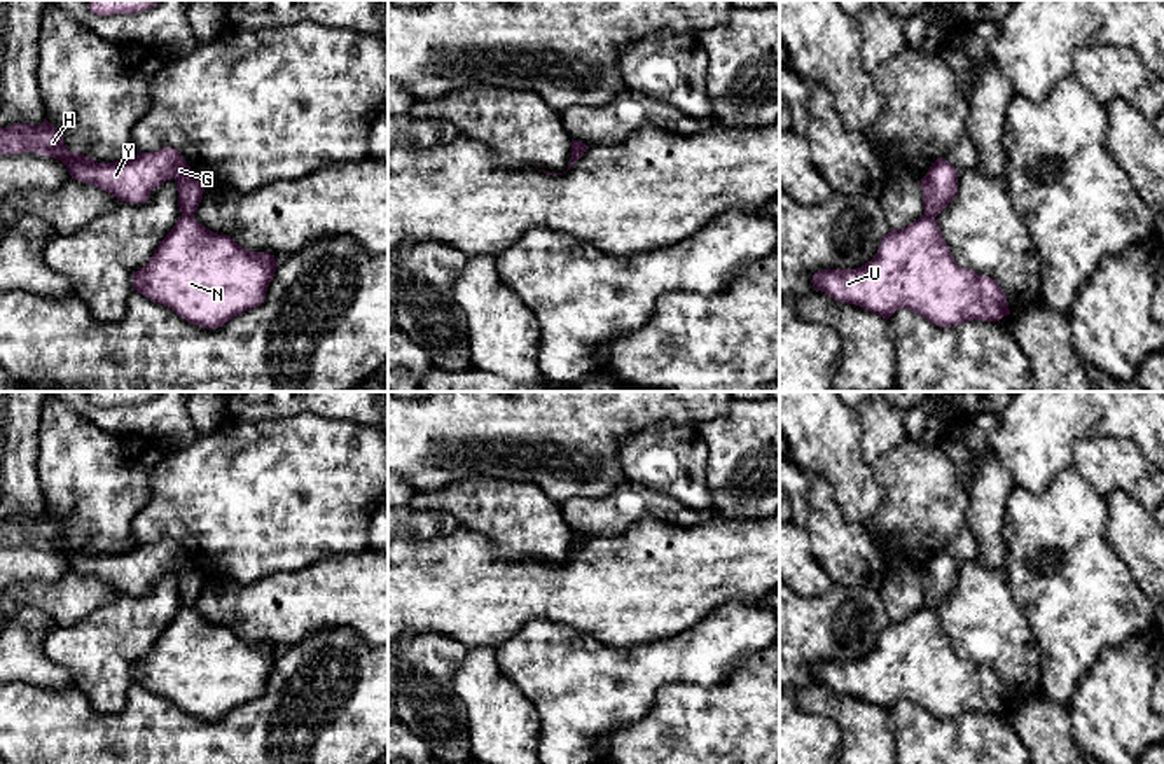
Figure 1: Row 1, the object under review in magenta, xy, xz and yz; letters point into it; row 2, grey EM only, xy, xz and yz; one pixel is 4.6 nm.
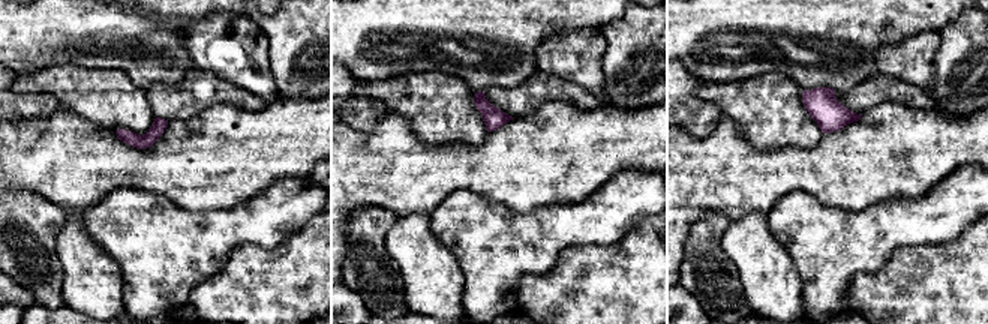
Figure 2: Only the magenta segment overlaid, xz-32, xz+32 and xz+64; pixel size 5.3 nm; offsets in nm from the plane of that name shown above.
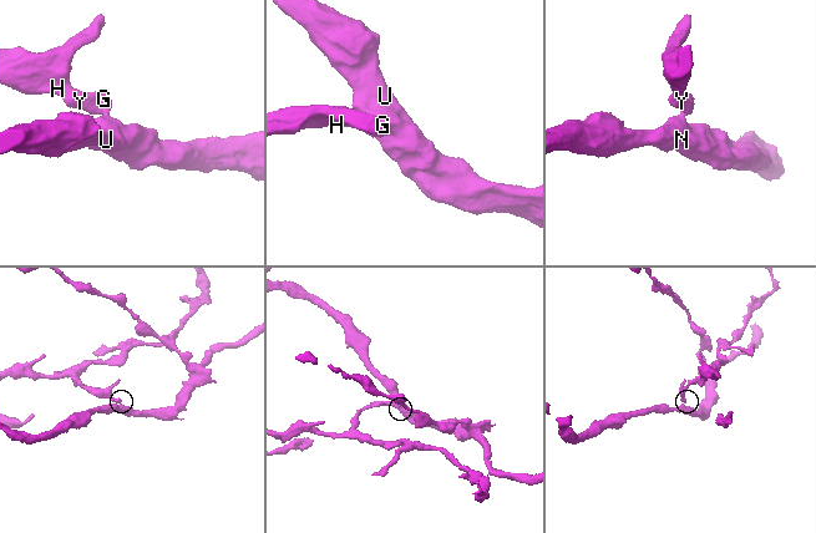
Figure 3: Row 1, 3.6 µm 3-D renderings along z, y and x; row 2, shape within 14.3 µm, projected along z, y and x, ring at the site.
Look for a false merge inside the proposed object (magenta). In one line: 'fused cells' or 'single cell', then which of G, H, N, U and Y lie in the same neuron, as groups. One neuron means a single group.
fused cells | G H Y / N U

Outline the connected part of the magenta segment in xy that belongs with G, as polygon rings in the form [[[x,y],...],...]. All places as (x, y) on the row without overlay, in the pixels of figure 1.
[[[47,510],[40,517],[14,514],[0,519],[0,547],[23,544],[59,551],[77,573],[93,575],[126,594],[145,594],[156,579],[175,568],[180,605],[194,607],[204,584],[177,540],[163,538],[124,552],[94,554],[80,544],[70,544],[63,526]]]

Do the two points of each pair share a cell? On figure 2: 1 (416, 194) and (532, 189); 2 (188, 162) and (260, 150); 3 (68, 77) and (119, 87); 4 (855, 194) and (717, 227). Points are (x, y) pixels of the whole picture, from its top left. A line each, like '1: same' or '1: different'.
1: same
2: same
3: same
4: different

